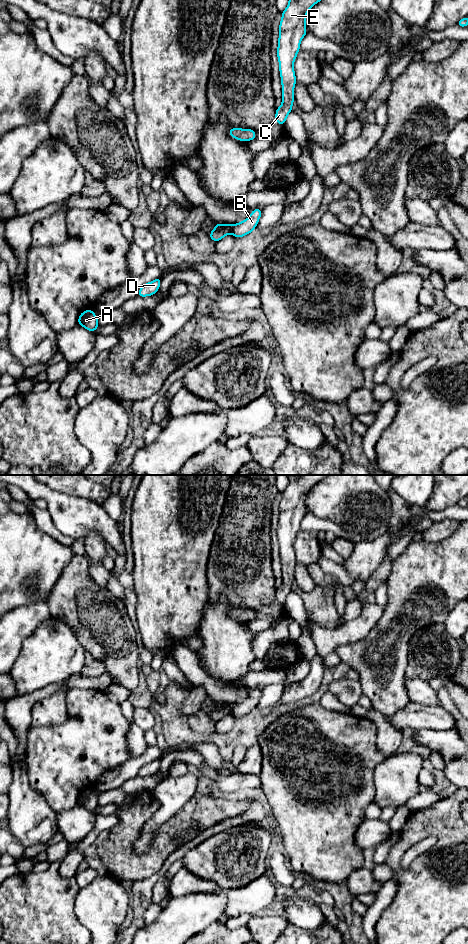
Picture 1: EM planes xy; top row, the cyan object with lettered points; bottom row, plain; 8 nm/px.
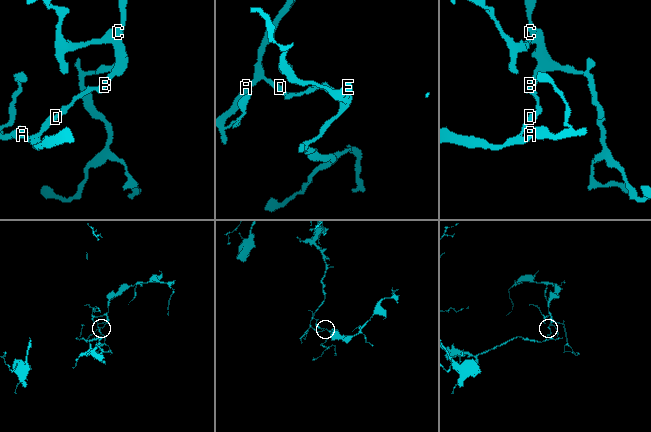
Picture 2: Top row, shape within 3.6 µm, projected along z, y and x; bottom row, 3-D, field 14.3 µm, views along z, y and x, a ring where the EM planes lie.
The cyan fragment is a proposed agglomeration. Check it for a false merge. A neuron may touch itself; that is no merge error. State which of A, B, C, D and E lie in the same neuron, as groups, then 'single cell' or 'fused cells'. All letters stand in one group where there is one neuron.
A D / B C E; fused cells

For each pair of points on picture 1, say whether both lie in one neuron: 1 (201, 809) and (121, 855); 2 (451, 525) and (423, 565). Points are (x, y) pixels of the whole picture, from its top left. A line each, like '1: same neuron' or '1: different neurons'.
1: same neuron
2: different neurons

